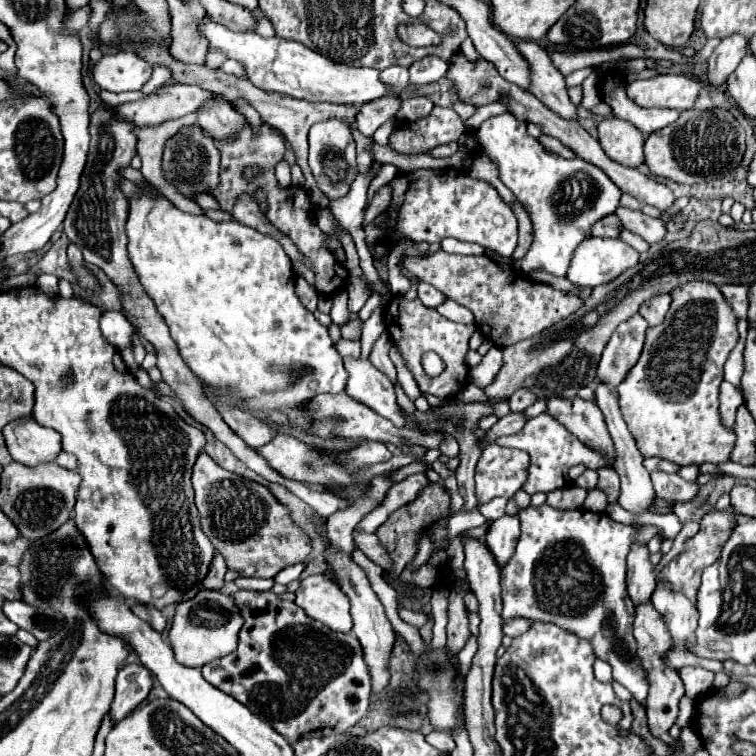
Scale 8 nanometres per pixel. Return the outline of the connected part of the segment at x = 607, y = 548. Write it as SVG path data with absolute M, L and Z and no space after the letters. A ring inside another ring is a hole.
M543 504L543 506L529 506L527 510L521 510L521 536L519 536L519 542L517 542L517 548L515 548L515 554L511 556L511 560L501 568L501 590L503 590L503 620L513 620L513 618L527 618L527 620L539 620L539 622L551 622L551 624L557 624L559 628L567 630L567 632L573 632L585 640L591 642L593 646L593 652L597 658L605 660L611 664L613 668L613 680L619 682L621 686L625 686L633 698L645 708L647 706L647 692L649 692L649 684L647 684L647 672L643 672L643 666L641 666L641 660L637 658L637 644L635 644L635 638L633 638L633 602L631 598L627 596L627 584L625 584L625 574L627 574L627 554L629 554L629 546L631 546L631 534L633 534L633 528L627 526L627 524L621 524L621 522L615 522L613 518L609 518L607 514L597 514L597 512L589 512L589 510L555 510L551 508L549 504Z

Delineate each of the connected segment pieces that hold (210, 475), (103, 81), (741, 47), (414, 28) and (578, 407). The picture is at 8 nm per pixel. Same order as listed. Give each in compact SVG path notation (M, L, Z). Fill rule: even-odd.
M199 452L193 468L193 488L201 530L215 550L223 554L227 568L237 570L241 576L273 578L283 568L309 558L309 536L291 522L289 510L265 486L223 470L205 452Z
M131 50L117 54L103 54L93 66L93 80L109 92L141 90L141 86L151 78L151 64L139 58Z
M739 34L721 40L721 44L713 50L713 54L707 60L707 76L711 84L723 84L727 80L727 76L737 68L741 58L747 54L747 44L749 40Z
M419 22L401 24L397 32L399 32L399 38L409 46L433 46L433 44L439 44L439 40L441 40L441 36L435 30L427 28L425 24L419 24Z
M549 398L547 414L551 414L555 420L559 420L579 440L583 440L591 448L597 448L597 452L603 452L603 456L607 456L607 460L611 460L609 466L613 466L613 462L615 462L613 440L607 432L603 414L595 406L595 402L587 402L581 398L573 398L573 400Z

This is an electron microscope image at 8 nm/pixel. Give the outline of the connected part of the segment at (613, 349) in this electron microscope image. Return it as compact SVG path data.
M639 314L631 316L631 320L617 326L609 344L603 350L603 356L597 368L599 380L611 386L617 386L627 376L627 372L637 362L643 350L645 330L647 330L647 320L643 320L643 316Z

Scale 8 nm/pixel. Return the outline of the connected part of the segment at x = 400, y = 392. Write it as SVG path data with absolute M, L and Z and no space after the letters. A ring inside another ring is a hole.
M396 381L396 384L394 386L396 399L398 404L408 413L413 414L415 411L415 405L413 402L409 399L409 397L406 395L404 390L402 389L400 383Z

